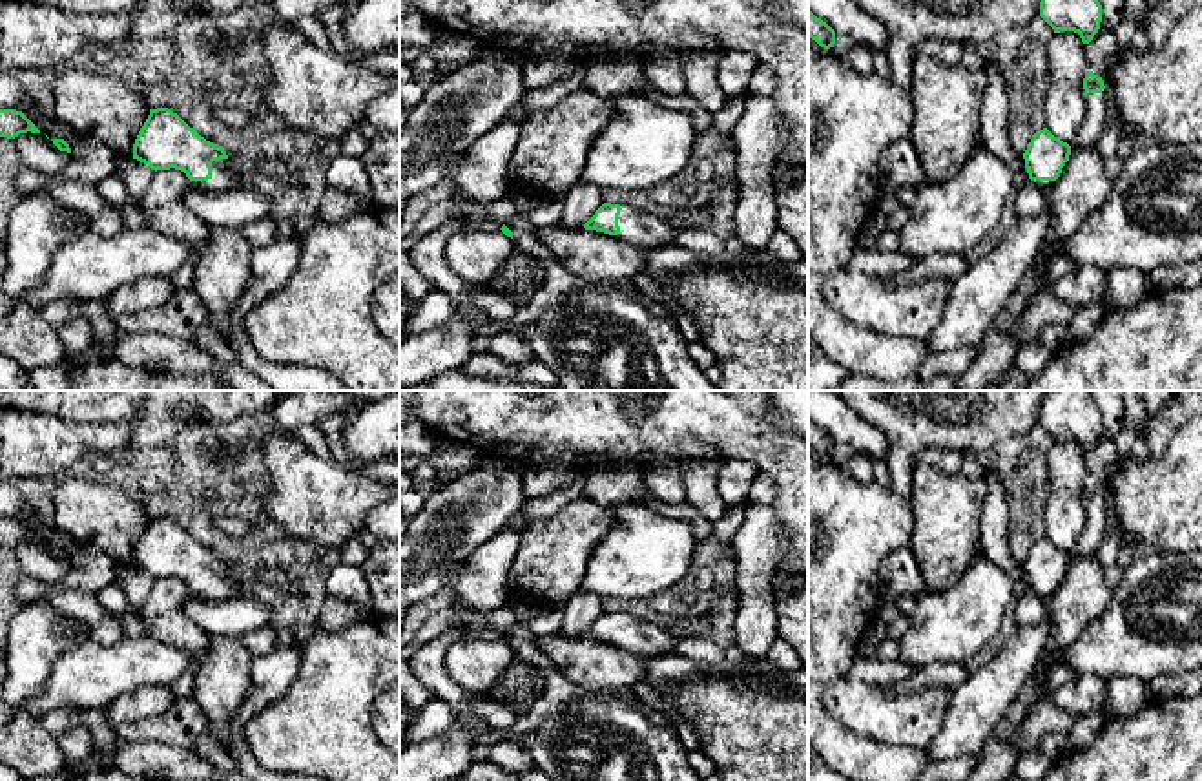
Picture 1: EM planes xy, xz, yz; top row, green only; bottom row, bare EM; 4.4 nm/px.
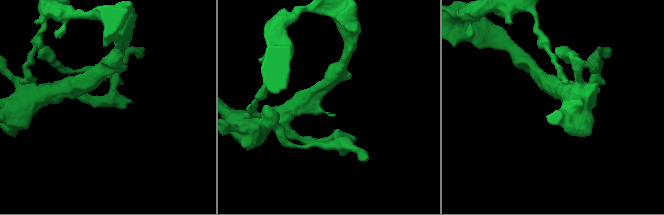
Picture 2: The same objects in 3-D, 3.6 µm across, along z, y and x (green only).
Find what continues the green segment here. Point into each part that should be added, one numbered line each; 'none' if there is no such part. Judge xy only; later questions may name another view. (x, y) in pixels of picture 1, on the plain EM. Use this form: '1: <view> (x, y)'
1: xy (223, 588)

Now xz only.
1: xz (639, 637)

